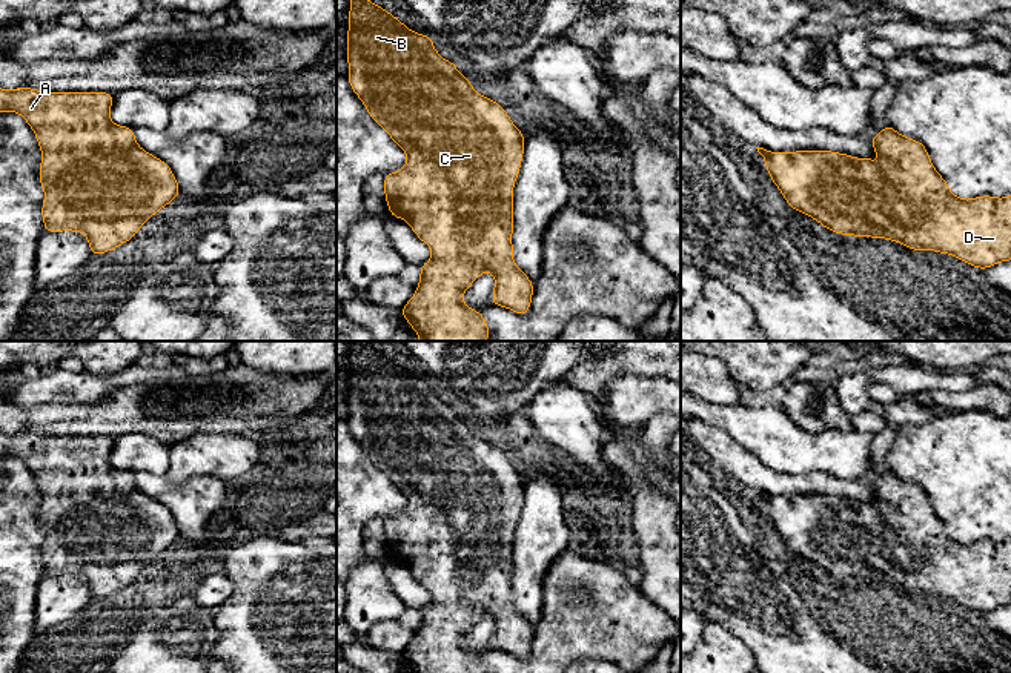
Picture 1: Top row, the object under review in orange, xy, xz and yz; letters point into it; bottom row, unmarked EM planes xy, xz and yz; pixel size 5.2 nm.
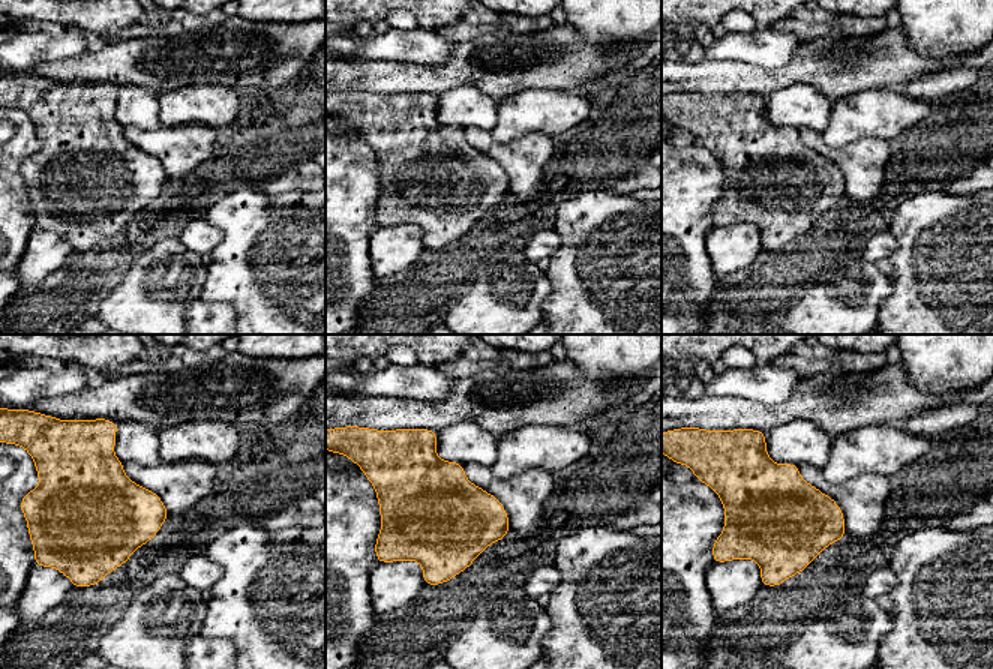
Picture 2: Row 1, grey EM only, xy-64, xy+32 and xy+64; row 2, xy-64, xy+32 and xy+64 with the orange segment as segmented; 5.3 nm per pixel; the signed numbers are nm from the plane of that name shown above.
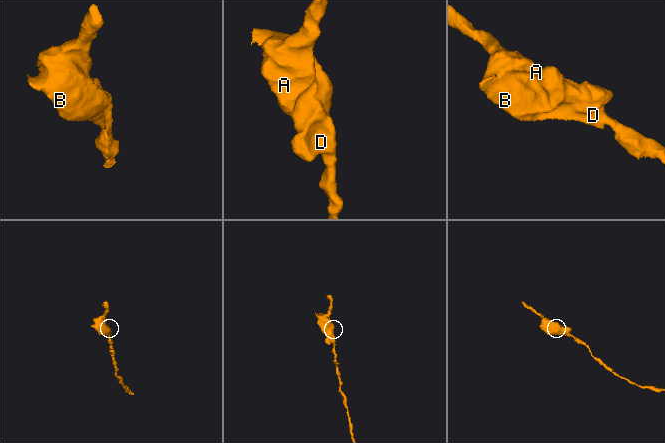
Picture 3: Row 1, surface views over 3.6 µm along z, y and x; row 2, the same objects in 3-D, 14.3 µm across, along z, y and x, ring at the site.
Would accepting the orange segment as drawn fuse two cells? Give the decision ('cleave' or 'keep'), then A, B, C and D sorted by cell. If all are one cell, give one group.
keep; groups A B C D

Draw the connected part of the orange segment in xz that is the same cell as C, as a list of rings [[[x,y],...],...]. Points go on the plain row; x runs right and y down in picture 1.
[[[350,341],[347,409],[352,435],[407,499],[403,513],[383,521],[389,556],[406,564],[432,595],[403,662],[412,673],[489,673],[462,642],[486,615],[495,622],[492,648],[527,659],[533,625],[515,608],[512,587],[513,532],[525,479],[499,447],[478,438],[456,407],[438,398],[433,381],[410,375],[364,341]]]

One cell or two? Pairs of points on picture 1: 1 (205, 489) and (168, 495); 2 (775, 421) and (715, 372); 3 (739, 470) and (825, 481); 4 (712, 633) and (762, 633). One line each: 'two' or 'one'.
1: one
2: two
3: one
4: two

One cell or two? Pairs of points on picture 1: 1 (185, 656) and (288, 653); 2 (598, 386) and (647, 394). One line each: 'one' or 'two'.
1: two
2: two

